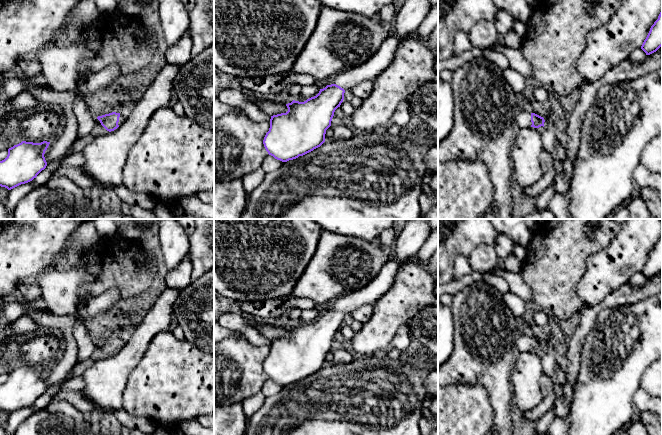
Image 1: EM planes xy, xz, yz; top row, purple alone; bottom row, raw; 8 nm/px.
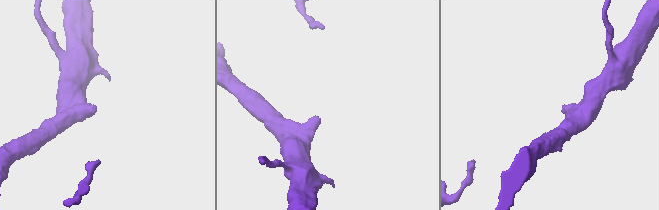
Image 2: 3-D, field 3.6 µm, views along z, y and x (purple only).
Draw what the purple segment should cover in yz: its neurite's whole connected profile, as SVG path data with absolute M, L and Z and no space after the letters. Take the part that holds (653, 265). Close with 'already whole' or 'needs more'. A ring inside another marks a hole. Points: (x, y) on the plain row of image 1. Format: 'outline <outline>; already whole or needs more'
outline M662 234L658 243L651 250L650 255L644 264L641 273L650 279L656 276L662 270Z; already whole

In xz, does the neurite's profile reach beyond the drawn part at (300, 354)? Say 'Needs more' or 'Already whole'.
Needs more

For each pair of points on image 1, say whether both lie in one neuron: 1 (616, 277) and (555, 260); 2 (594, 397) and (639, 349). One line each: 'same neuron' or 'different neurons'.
1: different neurons
2: same neuron

